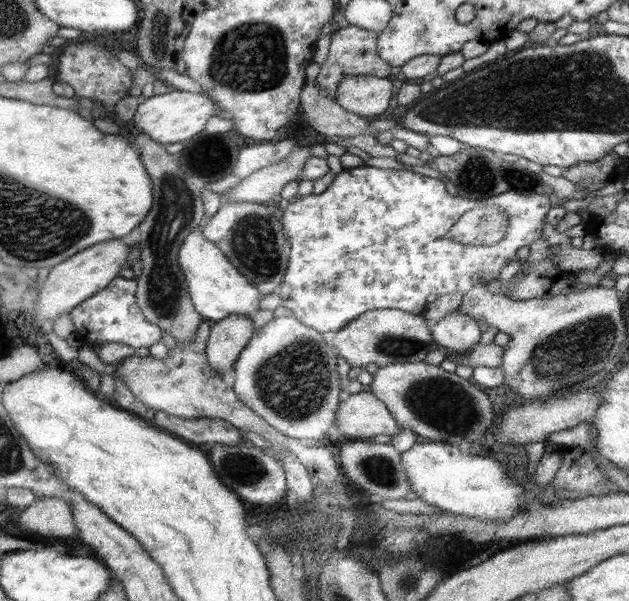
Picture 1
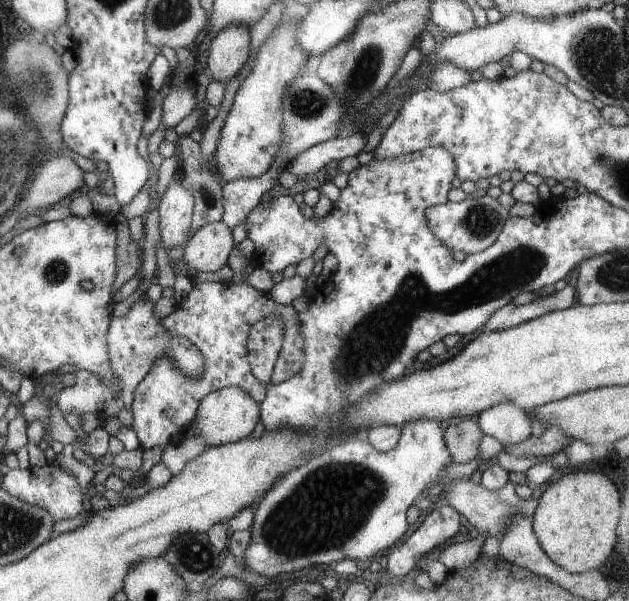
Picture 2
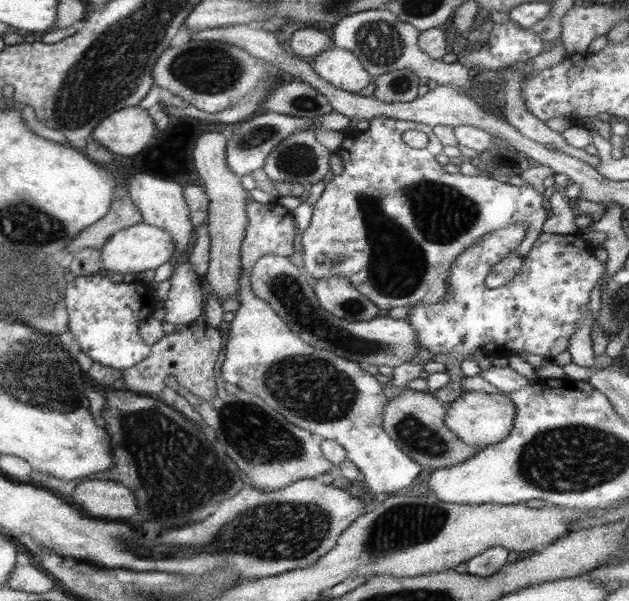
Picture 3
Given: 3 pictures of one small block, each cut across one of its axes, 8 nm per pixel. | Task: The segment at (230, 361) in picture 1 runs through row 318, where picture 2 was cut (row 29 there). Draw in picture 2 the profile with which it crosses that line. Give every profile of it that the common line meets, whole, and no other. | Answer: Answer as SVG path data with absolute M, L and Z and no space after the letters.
M237 23L221 29L209 43L207 72L213 81L227 82L247 60L249 27Z

